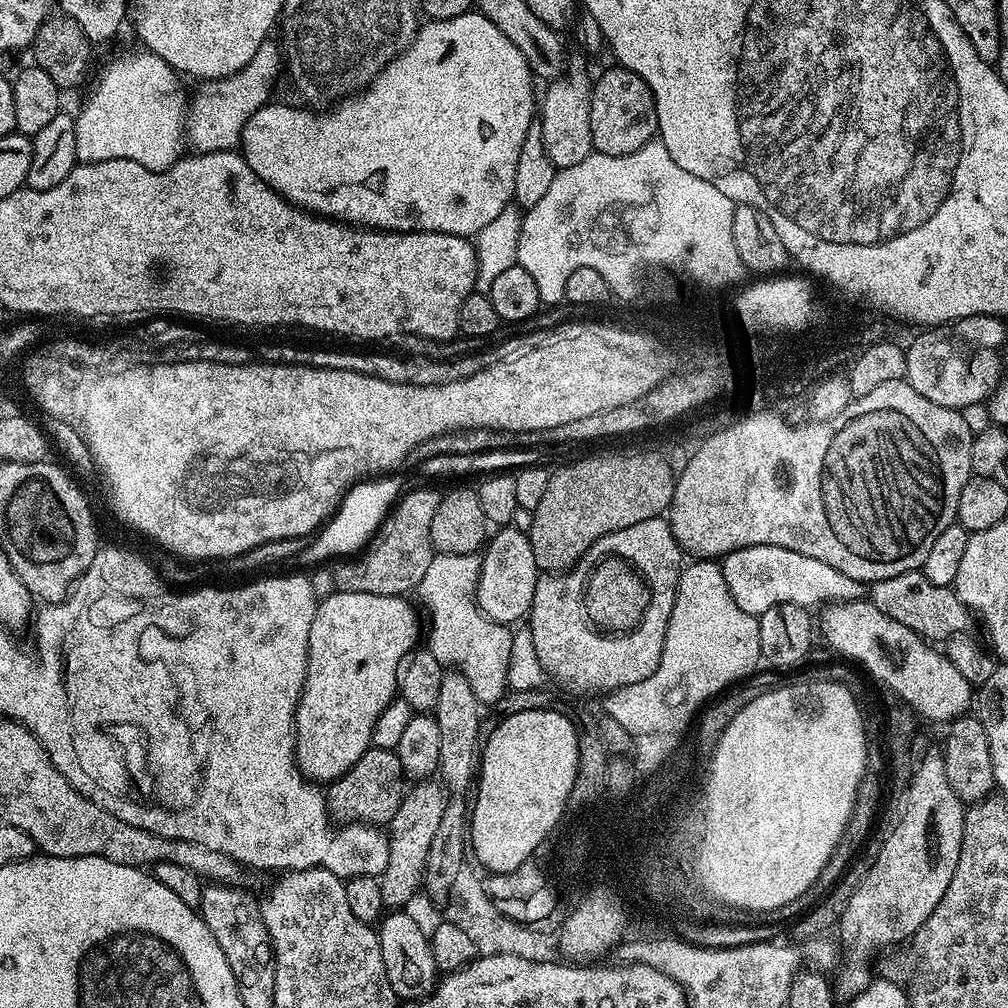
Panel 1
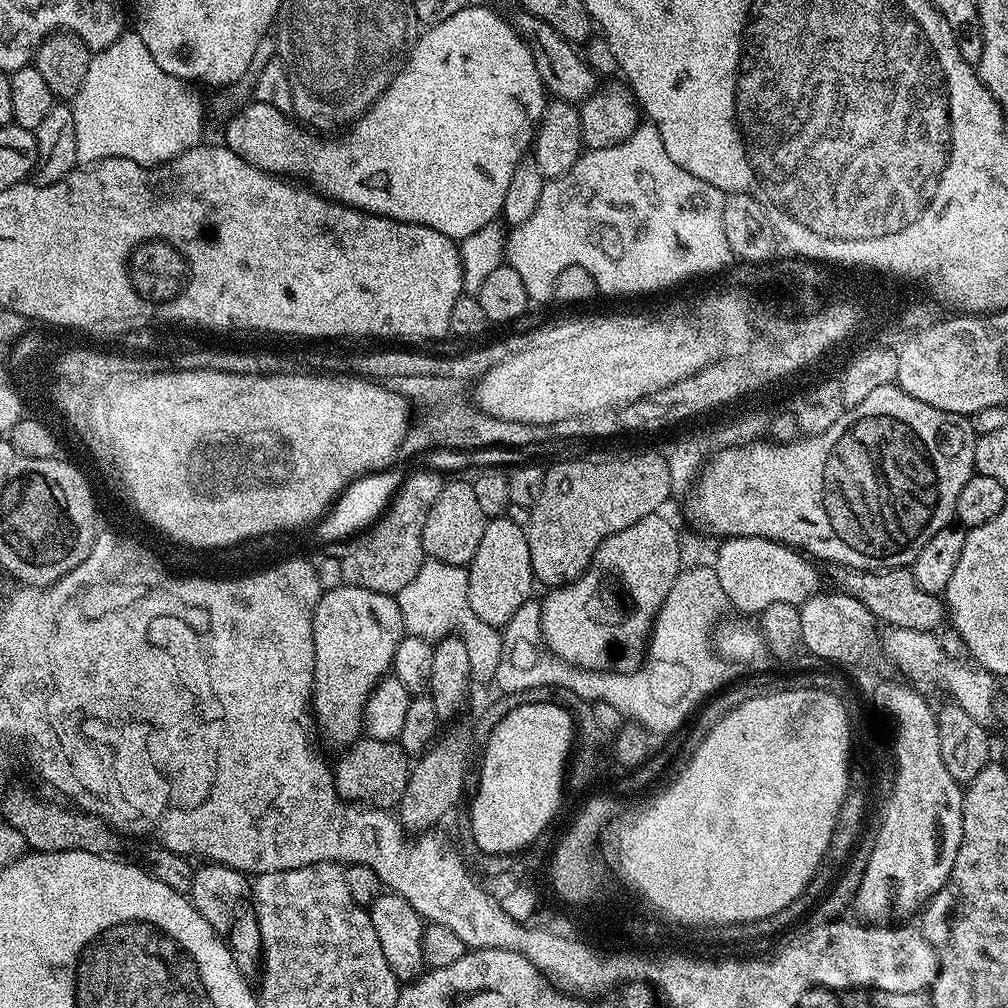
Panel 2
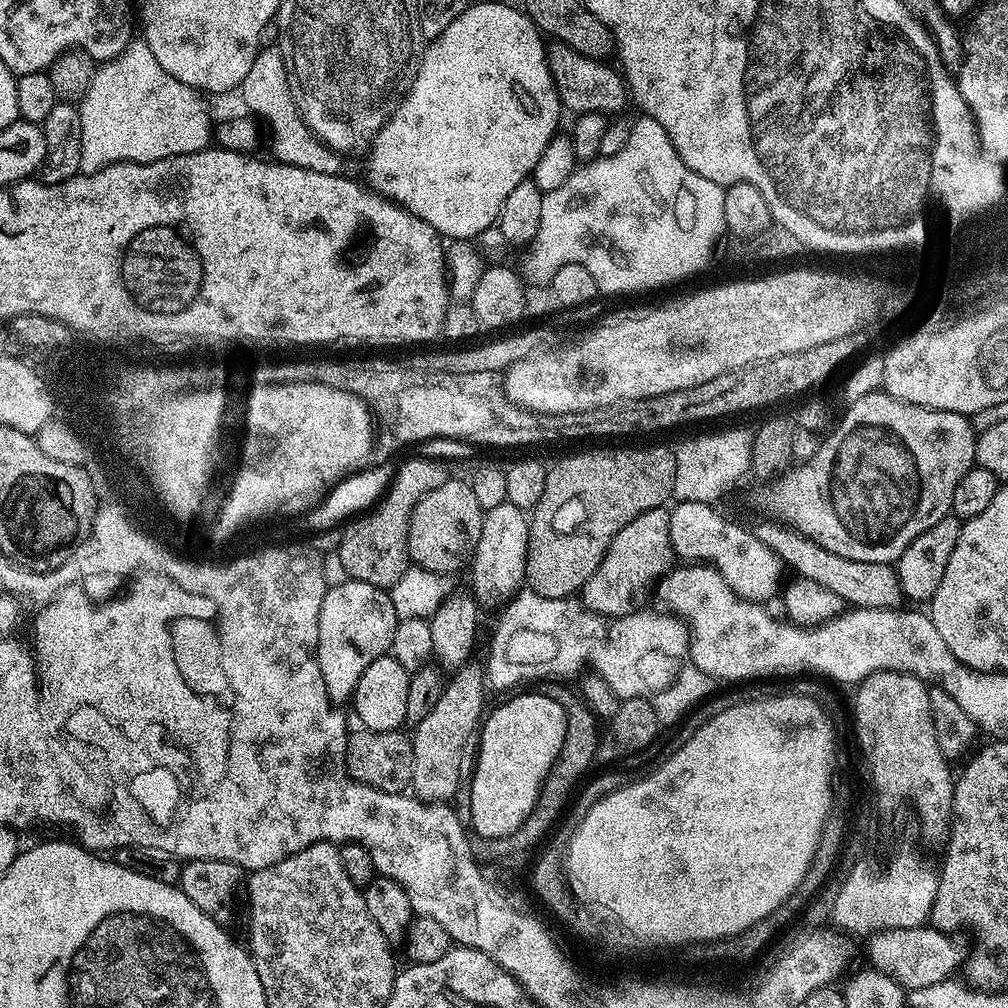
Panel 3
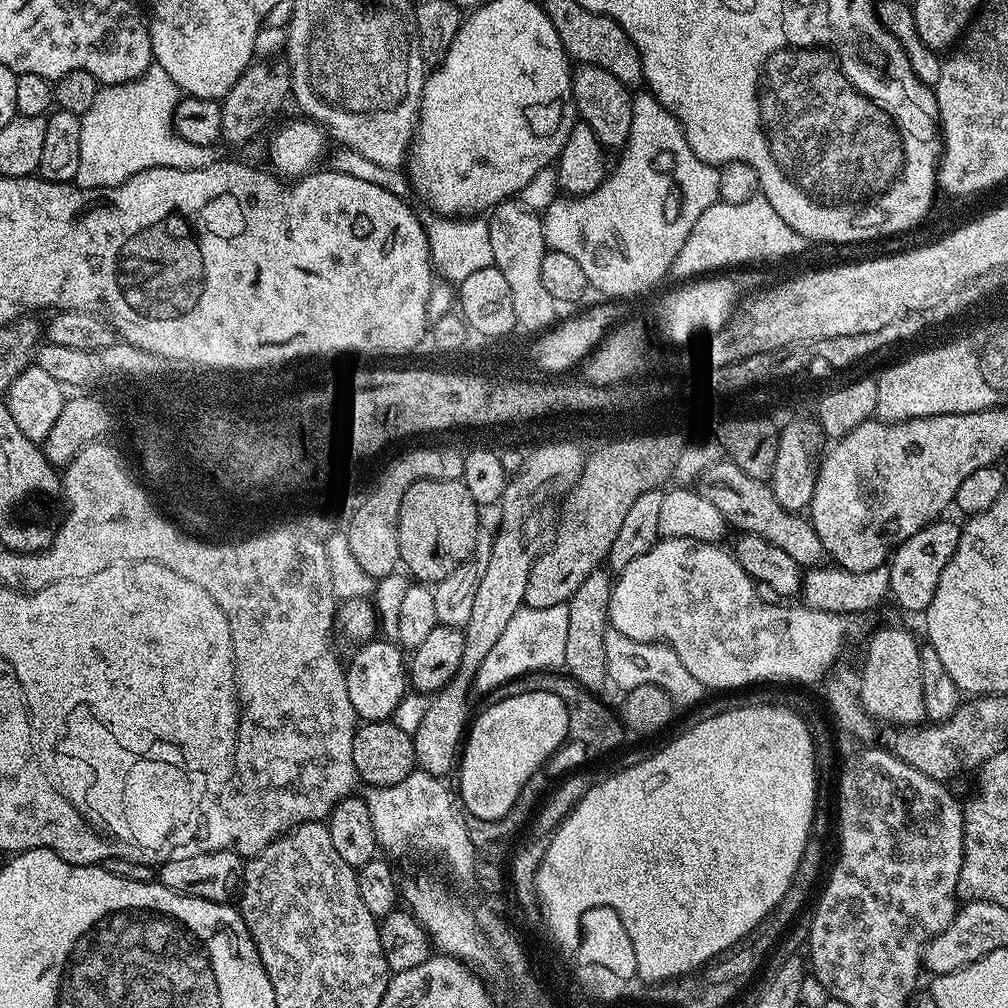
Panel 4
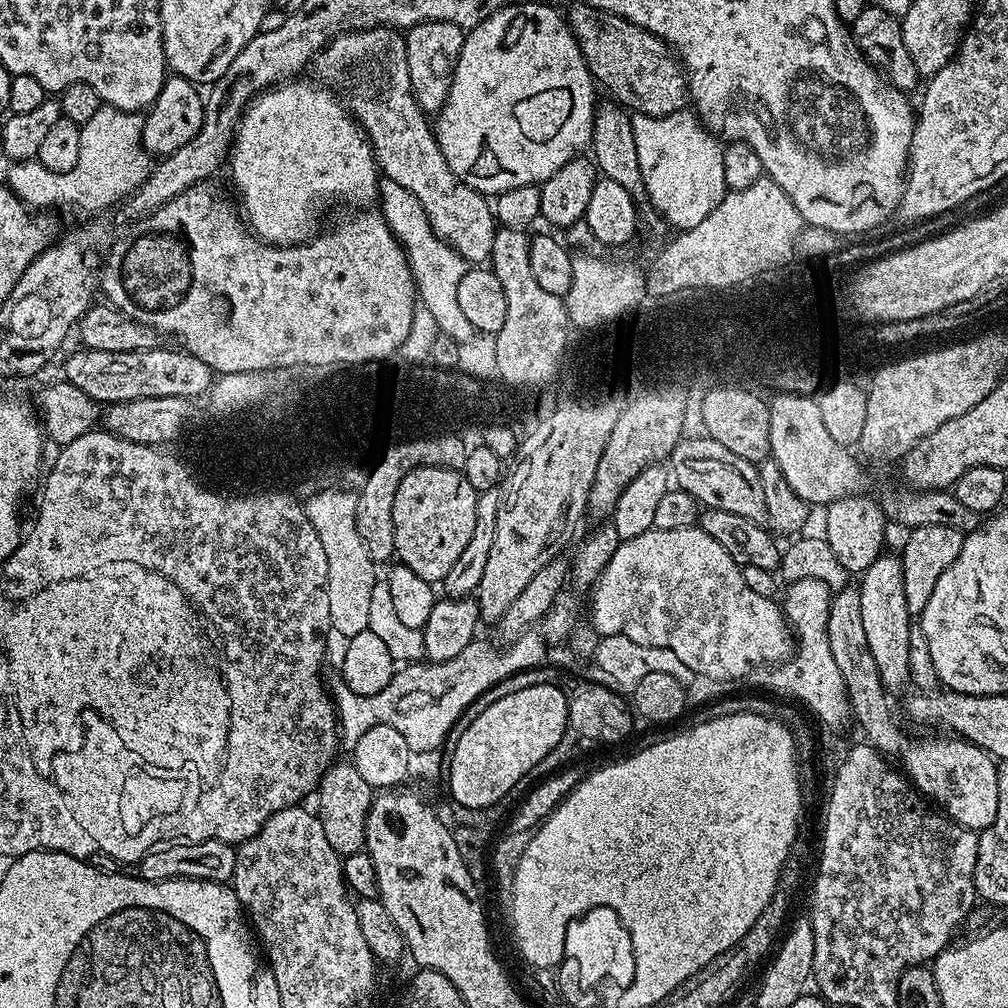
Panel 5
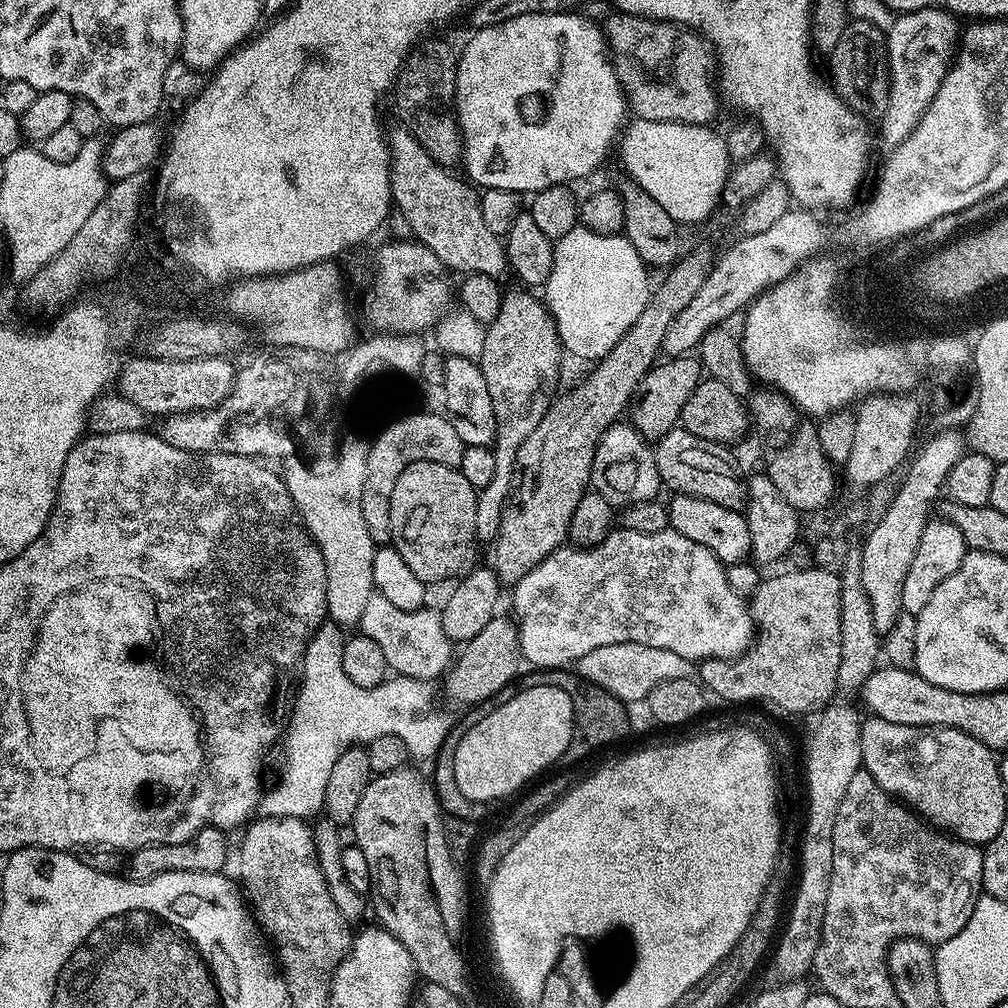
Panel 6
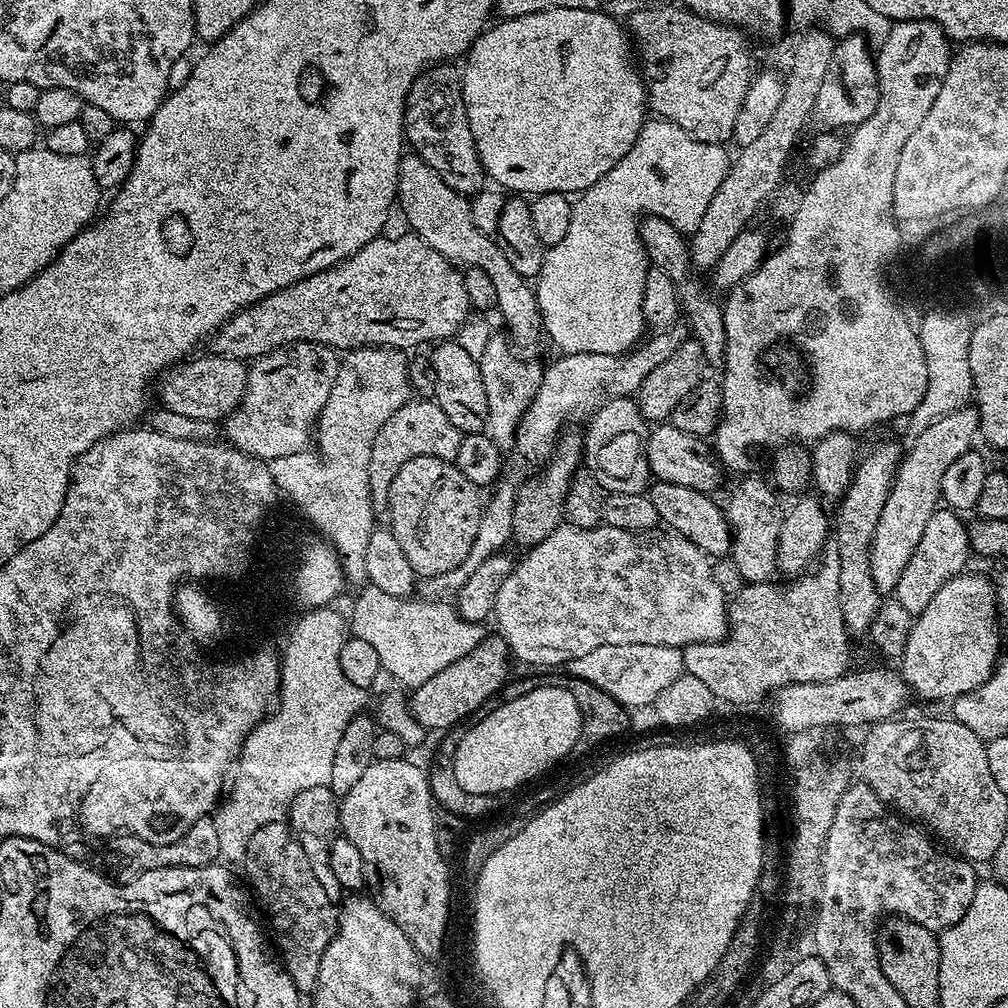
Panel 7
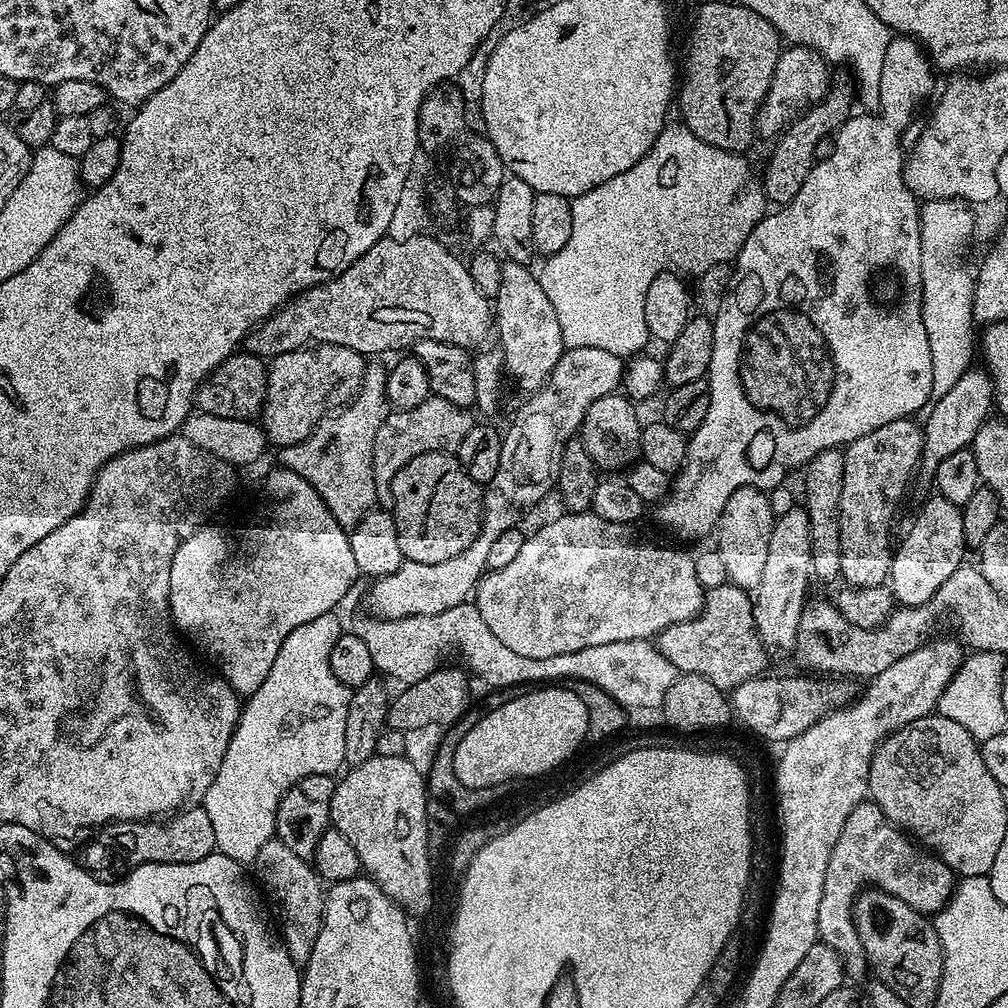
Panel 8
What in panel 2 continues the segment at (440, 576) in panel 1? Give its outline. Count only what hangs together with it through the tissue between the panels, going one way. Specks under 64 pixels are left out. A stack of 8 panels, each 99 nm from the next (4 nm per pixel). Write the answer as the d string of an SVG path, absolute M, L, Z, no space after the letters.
M425 559L407 586L395 597L398 610L402 610L404 631L429 642L441 640L453 634L462 637L470 654L470 670L480 682L493 679L498 670L498 658L502 658L502 632L499 627L487 625L470 608L467 598L468 568L458 564L447 564Z

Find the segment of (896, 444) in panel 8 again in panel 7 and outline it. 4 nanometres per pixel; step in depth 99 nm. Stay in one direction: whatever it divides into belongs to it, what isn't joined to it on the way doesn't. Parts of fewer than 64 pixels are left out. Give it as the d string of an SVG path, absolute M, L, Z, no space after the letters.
M884 440L876 444L868 453L859 457L856 472L852 475L852 484L844 491L839 501L840 509L834 512L834 543L838 546L838 562L840 568L834 573L840 591L842 602L842 618L846 622L849 633L853 637L863 637L874 622L882 603L882 594L876 589L874 574L870 574L870 550L874 542L874 532L878 530L878 518L882 518L882 506L886 506L886 498L892 489L892 483L896 481L896 472L900 468L902 448L899 448L892 440Z

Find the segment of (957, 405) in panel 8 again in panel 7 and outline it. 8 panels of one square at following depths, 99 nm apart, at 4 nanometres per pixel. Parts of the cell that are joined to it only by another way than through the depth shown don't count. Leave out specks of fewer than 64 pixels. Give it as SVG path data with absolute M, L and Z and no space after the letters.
M965 406L938 418L934 426L915 433L912 449L903 453L900 468L896 472L896 481L892 483L886 506L882 506L882 518L878 518L878 530L874 532L874 542L870 550L870 574L874 574L876 589L881 594L895 593L898 578L910 562L910 554L918 547L926 531L926 522L930 514L941 507L940 491L942 474L958 458L958 454L973 451L975 440L980 436L980 413L975 407Z

